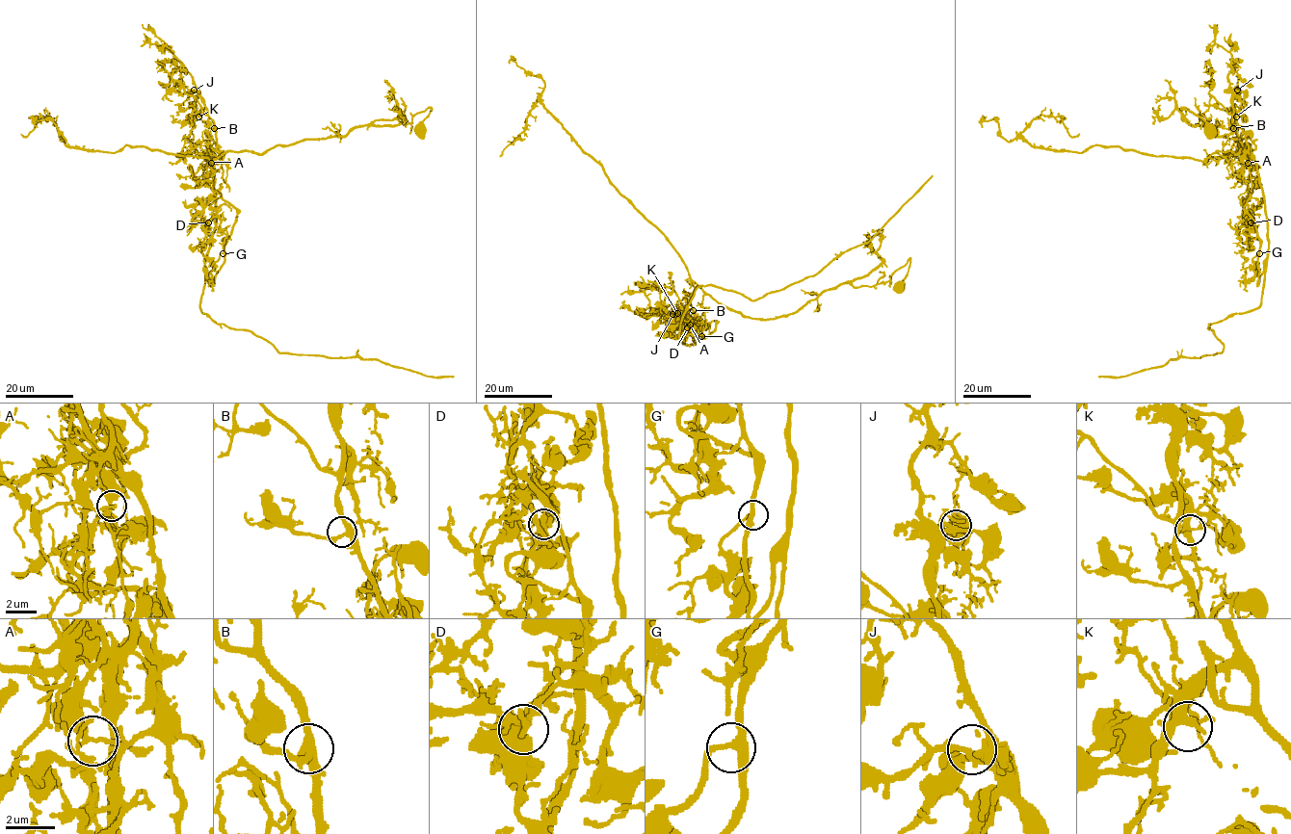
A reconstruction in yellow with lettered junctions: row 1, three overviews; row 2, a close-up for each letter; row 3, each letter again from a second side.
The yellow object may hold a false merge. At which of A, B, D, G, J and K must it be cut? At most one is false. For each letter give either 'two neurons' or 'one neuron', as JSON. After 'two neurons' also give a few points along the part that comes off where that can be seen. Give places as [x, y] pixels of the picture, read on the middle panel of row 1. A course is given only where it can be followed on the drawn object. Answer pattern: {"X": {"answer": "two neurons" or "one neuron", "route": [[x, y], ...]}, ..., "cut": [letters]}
{"A": {"answer": "two neurons", "route": [[690, 325], [704, 310], [703, 291], [691, 277], [669, 240], [623, 195], [539, 97], [525, 128], [499, 156]]}, "B": {"answer": "one neuron"}, "D": {"answer": "one neuron"}, "G": {"answer": "one neuron"}, "J": {"answer": "one neuron"}, "K": {"answer": "one neuron"}, "cut": ["A"]}

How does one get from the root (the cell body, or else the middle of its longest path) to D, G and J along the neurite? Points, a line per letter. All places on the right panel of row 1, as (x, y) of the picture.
D: (1210, 129), (1182, 108), (1242, 143), (1217, 152), (1243, 162), (1251, 222)
G: (1210, 129), (1182, 108), (1242, 143), (1217, 152), (1243, 162), (1259, 253)
J: (1210, 129), (1182, 108), (1209, 119), (1215, 136), (1237, 139), (1236, 153), (1217, 152), (1239, 162), (1237, 90)

